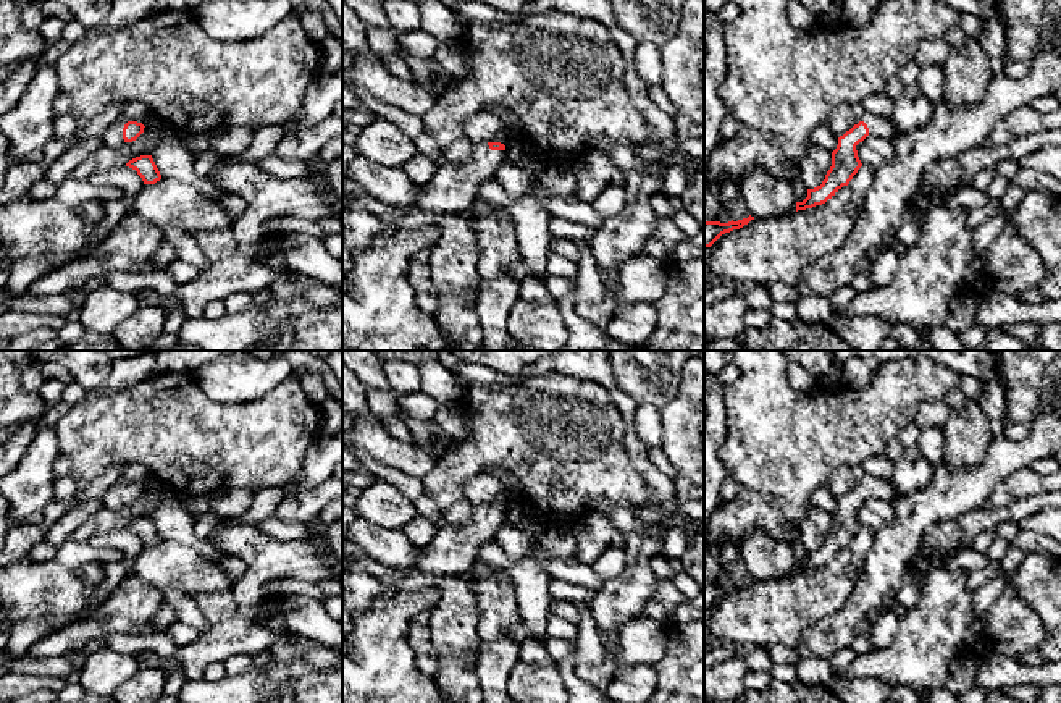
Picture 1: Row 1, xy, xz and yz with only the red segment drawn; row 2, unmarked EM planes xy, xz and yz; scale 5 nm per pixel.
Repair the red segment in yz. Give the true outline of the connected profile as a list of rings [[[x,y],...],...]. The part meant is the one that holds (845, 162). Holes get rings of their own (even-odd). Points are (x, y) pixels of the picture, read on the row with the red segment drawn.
[[[864,113],[858,124],[838,137],[838,145],[832,152],[832,166],[827,171],[825,179],[820,186],[807,189],[807,197],[803,202],[796,202],[796,212],[825,204],[843,186],[849,184],[853,176],[862,166],[856,145],[867,136],[895,139],[898,133],[900,131],[891,118]]]

